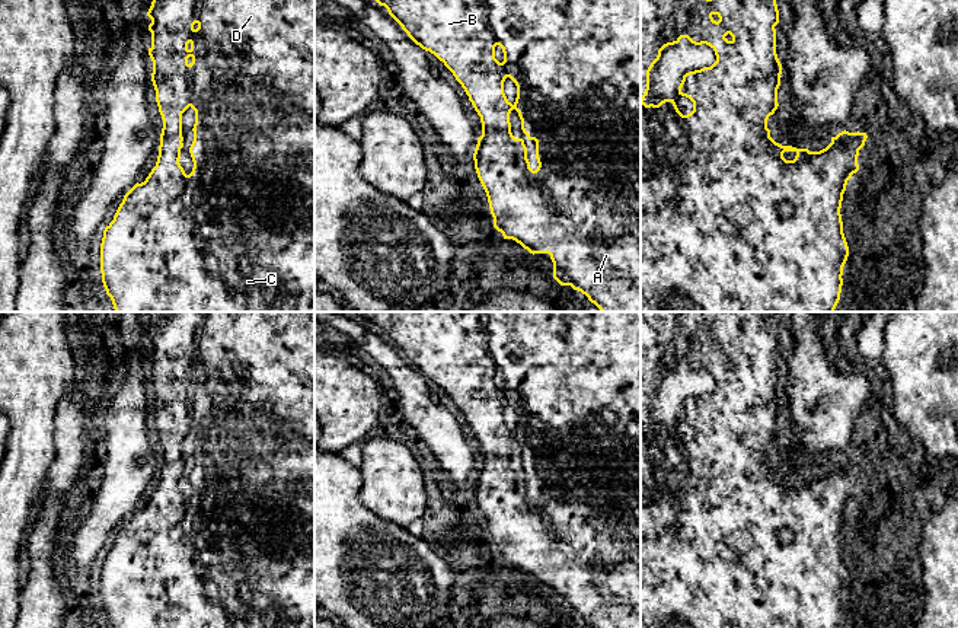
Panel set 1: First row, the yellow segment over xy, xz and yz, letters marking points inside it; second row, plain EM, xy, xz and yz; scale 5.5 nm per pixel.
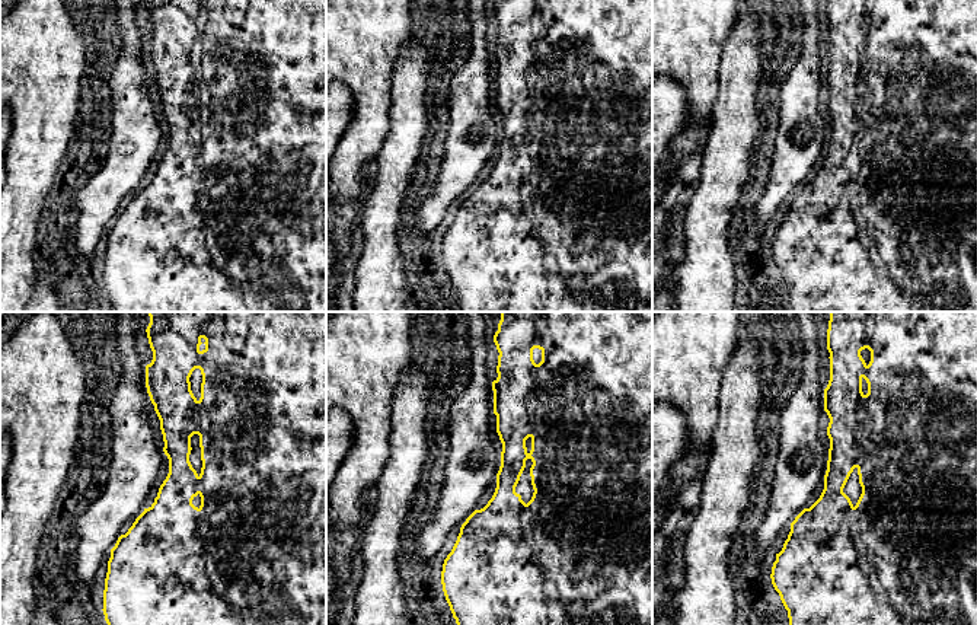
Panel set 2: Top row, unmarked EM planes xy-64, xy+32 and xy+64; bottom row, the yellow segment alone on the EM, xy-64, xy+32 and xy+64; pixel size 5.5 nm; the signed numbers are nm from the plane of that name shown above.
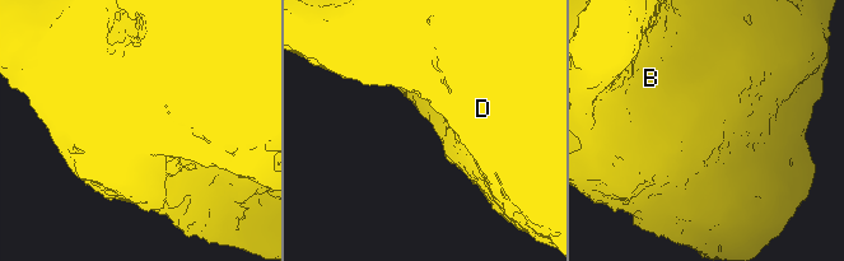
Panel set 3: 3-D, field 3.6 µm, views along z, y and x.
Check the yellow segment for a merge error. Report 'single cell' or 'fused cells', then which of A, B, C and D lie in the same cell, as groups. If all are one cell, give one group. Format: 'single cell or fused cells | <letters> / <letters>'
single cell | A B C D

